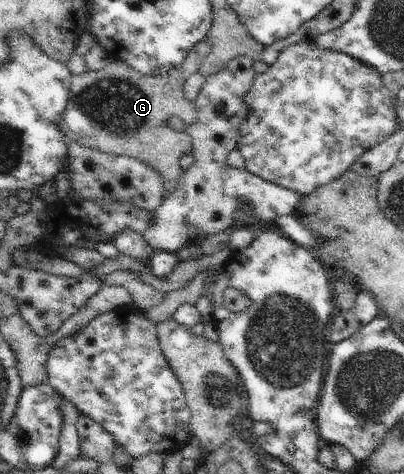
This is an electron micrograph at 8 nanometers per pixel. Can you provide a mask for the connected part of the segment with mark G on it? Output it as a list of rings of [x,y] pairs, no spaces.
[[[208,37],[200,40],[188,53],[184,62],[166,76],[140,74],[138,70],[134,70],[123,60],[112,60],[106,68],[99,71],[86,71],[80,75],[74,75],[71,80],[68,104],[66,104],[64,112],[62,112],[62,122],[59,124],[65,138],[68,142],[74,141],[80,146],[95,151],[118,156],[130,156],[130,158],[150,164],[152,168],[156,168],[160,172],[166,186],[166,196],[168,196],[178,186],[178,180],[184,174],[184,169],[180,166],[180,156],[192,152],[192,136],[184,131],[170,128],[167,120],[175,115],[184,121],[187,126],[196,122],[195,105],[186,98],[183,89],[184,83],[189,79],[189,76],[196,73],[202,66],[202,62],[210,54],[211,48]]]

